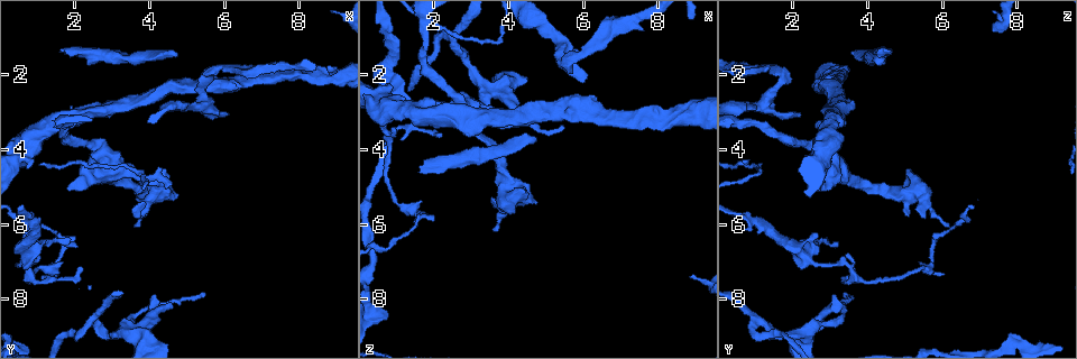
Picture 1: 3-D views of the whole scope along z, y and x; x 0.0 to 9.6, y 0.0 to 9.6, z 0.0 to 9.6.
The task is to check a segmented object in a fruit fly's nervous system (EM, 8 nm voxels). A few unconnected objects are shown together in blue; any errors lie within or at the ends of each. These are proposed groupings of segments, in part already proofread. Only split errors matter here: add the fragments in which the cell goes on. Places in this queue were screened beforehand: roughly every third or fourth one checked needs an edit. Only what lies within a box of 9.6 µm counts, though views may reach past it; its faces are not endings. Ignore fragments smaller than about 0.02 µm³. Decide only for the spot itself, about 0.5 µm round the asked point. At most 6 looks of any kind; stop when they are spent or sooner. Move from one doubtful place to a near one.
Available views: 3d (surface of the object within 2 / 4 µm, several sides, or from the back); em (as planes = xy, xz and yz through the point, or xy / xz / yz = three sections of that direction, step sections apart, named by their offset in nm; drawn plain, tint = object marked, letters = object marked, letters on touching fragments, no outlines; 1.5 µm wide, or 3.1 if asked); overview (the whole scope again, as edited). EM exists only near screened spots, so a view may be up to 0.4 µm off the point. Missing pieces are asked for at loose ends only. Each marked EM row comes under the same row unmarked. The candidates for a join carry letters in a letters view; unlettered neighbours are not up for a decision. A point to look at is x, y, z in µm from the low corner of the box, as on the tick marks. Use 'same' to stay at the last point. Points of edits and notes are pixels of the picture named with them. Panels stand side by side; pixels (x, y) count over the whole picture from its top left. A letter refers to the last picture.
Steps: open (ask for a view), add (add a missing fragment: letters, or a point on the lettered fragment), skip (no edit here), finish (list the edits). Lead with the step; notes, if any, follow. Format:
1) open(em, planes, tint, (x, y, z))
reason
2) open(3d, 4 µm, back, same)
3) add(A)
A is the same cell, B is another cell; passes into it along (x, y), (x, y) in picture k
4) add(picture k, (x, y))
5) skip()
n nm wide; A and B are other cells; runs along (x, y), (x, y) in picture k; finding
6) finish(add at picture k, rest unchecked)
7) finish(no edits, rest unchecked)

open(3d, 4 µm, (2.05, 6.55, 3.10))
branch stops here

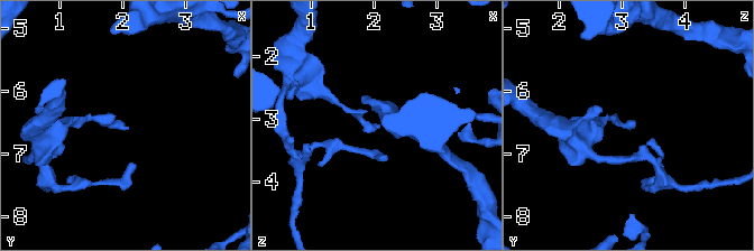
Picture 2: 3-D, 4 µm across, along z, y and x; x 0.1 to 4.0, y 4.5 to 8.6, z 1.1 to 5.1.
open(em, yz, step 4, tint, (2.05, 6.60, 3.15))
now the EM

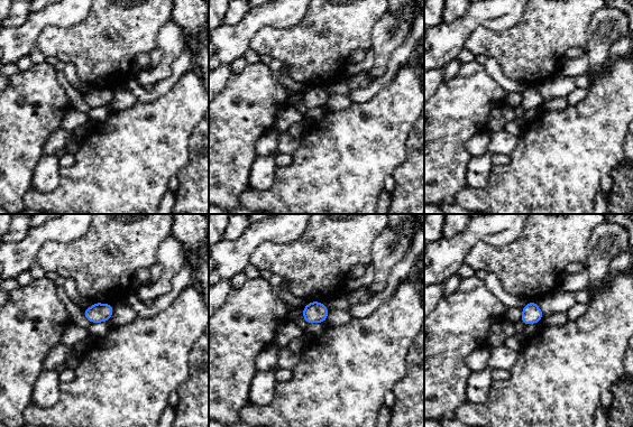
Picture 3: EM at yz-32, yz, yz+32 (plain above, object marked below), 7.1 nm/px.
open(em, planes, letters, same)

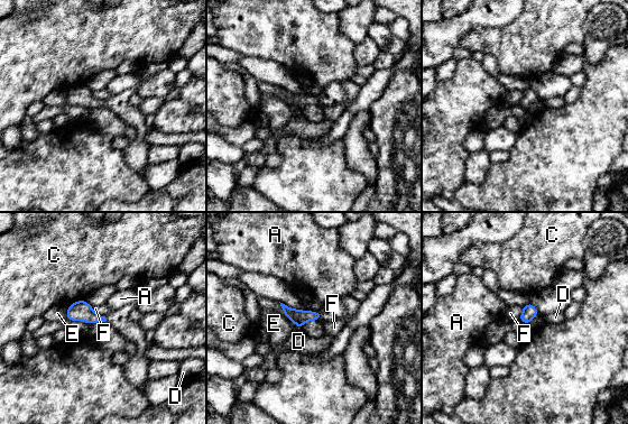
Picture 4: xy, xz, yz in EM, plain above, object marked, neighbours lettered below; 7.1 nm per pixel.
skip()
C touches over 130 nm; A, C, D, E and F are other cells; border along (92, 307), (97, 313), (104, 316) in picture 4; none of them fits

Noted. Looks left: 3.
open(3d, 2 µm, (3.60, 6.05, 6.05))
an open end

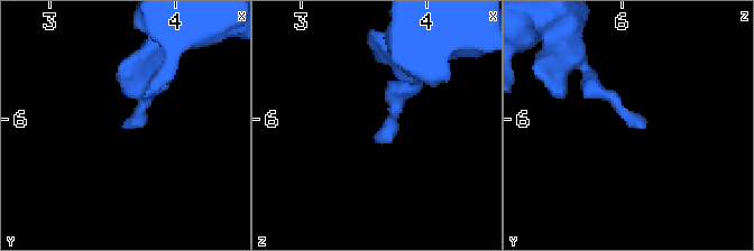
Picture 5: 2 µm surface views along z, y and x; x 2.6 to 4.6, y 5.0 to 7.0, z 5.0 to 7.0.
open(em, xz, step 8, letters, (3.56, 6.06, 6.12))

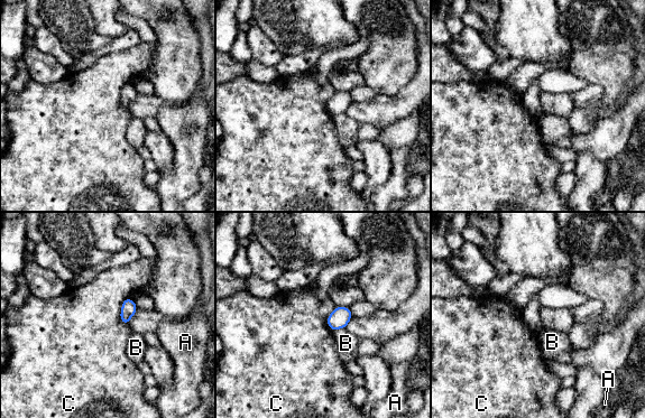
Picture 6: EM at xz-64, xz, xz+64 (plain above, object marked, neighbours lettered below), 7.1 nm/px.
skip()
A, B and C are other cells; border along (127, 297), (120, 313), (126, 325) in picture 6; no lettered fragment goes on from it

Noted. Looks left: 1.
finish(no edits, rest unchecked)

